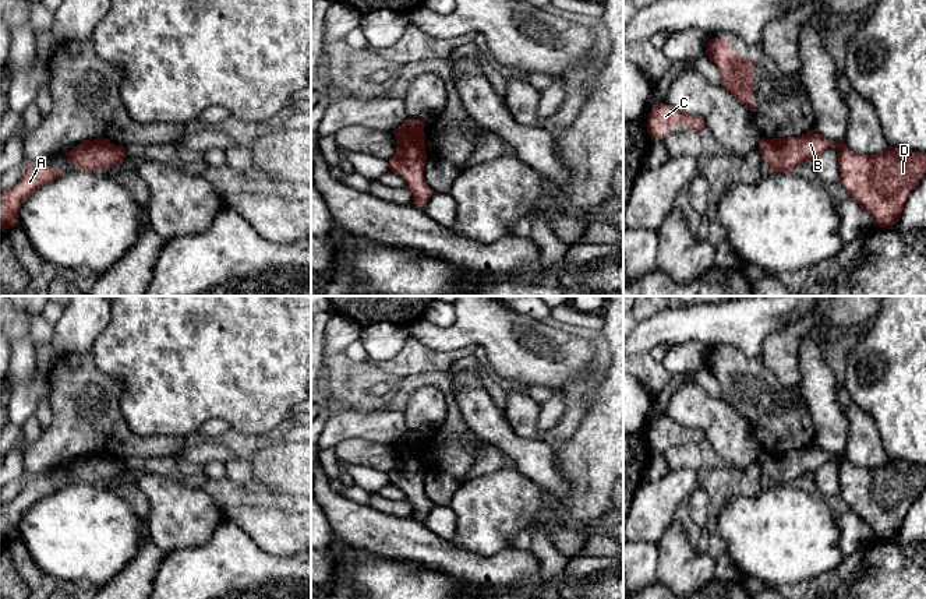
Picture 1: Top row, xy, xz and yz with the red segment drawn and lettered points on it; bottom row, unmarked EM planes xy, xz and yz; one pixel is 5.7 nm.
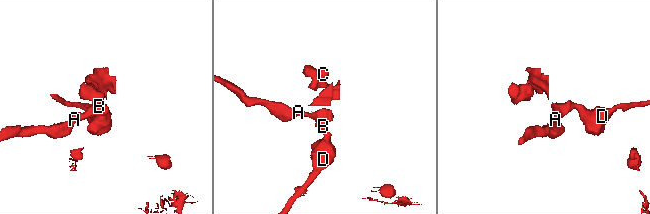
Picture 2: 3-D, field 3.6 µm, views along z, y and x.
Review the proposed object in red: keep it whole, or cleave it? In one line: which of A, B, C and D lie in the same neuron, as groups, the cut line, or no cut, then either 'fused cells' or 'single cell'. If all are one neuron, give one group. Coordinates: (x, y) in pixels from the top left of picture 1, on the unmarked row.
A B D / C; cut in xz along (423, 444), (419, 451), (421, 460); fused cells

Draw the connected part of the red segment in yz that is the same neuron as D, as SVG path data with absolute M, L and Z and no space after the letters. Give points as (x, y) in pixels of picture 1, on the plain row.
M813 441L784 455L760 452L763 475L773 485L794 485L828 461L838 461L840 496L879 540L898 536L909 507L926 489L926 465L888 459L876 468L852 465L844 454L830 454Z

